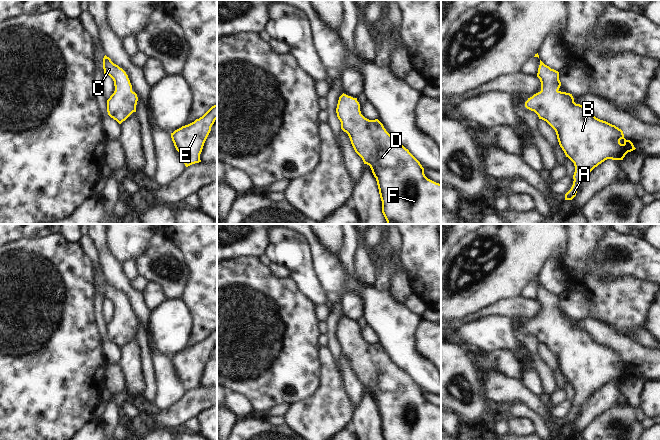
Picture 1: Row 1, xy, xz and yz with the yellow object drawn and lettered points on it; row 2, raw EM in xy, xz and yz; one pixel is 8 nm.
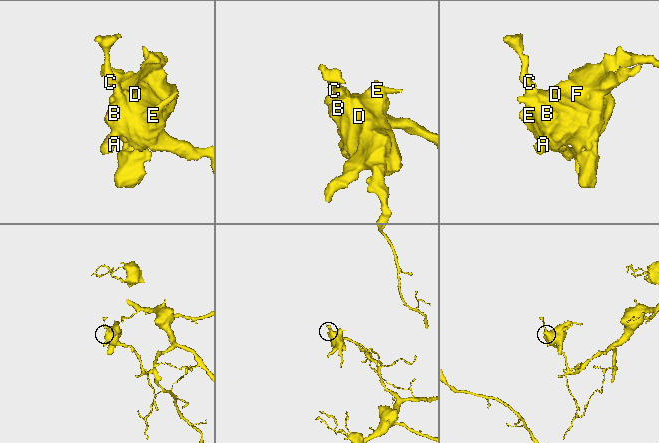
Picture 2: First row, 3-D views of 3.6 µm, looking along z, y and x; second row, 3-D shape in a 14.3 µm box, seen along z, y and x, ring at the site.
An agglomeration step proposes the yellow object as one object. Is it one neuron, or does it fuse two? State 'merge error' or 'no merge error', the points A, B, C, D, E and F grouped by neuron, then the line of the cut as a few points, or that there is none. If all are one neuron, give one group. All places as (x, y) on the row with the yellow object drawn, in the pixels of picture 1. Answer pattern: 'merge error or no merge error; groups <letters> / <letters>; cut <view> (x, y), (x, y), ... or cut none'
no merge error; groups A B C D E F; cut none

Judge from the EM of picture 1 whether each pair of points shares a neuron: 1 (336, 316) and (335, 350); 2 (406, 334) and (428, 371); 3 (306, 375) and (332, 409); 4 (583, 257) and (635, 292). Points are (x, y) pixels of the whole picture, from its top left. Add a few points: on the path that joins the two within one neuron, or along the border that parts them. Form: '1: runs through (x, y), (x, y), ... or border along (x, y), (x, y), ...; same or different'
1: runs through (332, 324), (332, 342); same
2: runs through (406, 344), (406, 351), (418, 363); same
3: border along (320, 365), (318, 387), (307, 398), (296, 401); different
4: runs through (586, 273), (605, 292), (619, 292); same

